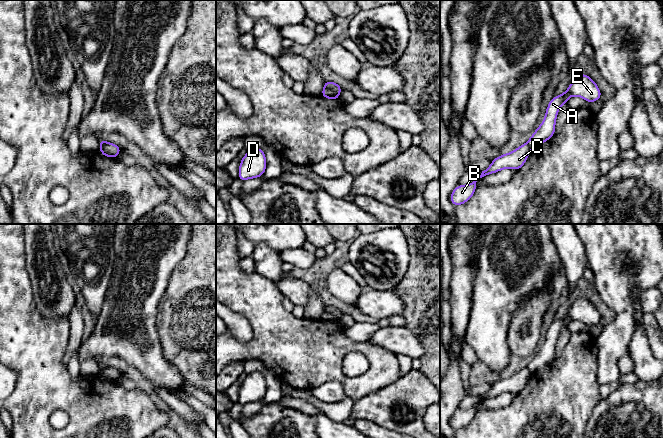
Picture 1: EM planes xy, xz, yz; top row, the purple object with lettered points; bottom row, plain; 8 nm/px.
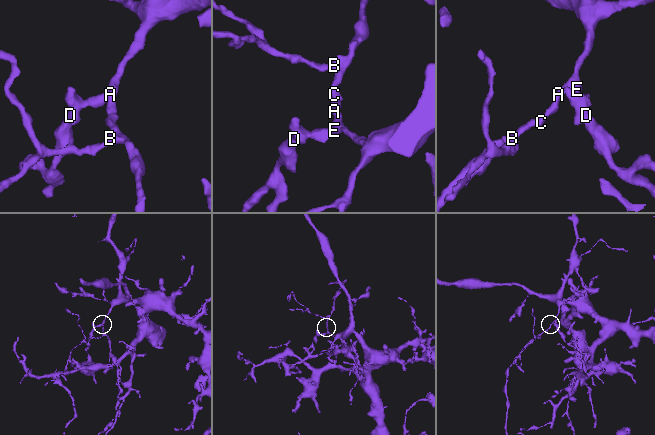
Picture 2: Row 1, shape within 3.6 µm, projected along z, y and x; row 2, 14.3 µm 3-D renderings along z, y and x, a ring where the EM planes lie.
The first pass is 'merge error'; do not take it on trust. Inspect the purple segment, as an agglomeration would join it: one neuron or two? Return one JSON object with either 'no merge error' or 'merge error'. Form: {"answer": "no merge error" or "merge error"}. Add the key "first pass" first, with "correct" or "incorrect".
{"first pass": "correct", "answer": "merge error"}

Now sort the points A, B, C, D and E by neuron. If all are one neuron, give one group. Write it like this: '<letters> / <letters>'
A D E / B C

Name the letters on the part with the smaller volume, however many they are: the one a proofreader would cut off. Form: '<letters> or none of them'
B, C

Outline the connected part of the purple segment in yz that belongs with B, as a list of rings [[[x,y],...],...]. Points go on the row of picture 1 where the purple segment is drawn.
[[[522,144],[520,147],[515,149],[508,154],[500,155],[499,157],[492,160],[491,165],[472,183],[467,185],[458,185],[451,193],[450,199],[454,207],[466,203],[476,191],[476,182],[489,174],[496,173],[502,169],[511,168],[514,170],[520,169],[526,162],[530,151],[532,149],[528,144]]]

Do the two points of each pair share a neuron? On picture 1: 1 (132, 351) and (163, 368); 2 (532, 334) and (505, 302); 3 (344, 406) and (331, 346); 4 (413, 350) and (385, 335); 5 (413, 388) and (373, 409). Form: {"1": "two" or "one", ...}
{"1": "one", "2": "two", "3": "two", "4": "one", "5": "one"}

